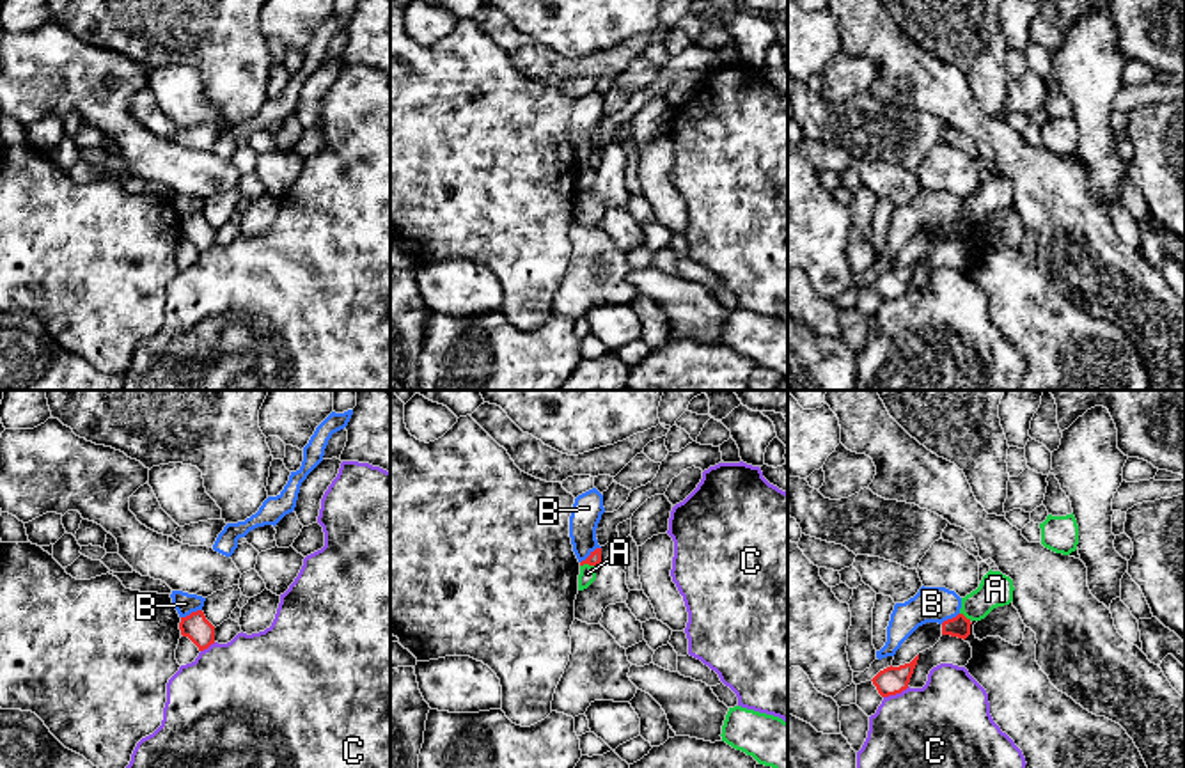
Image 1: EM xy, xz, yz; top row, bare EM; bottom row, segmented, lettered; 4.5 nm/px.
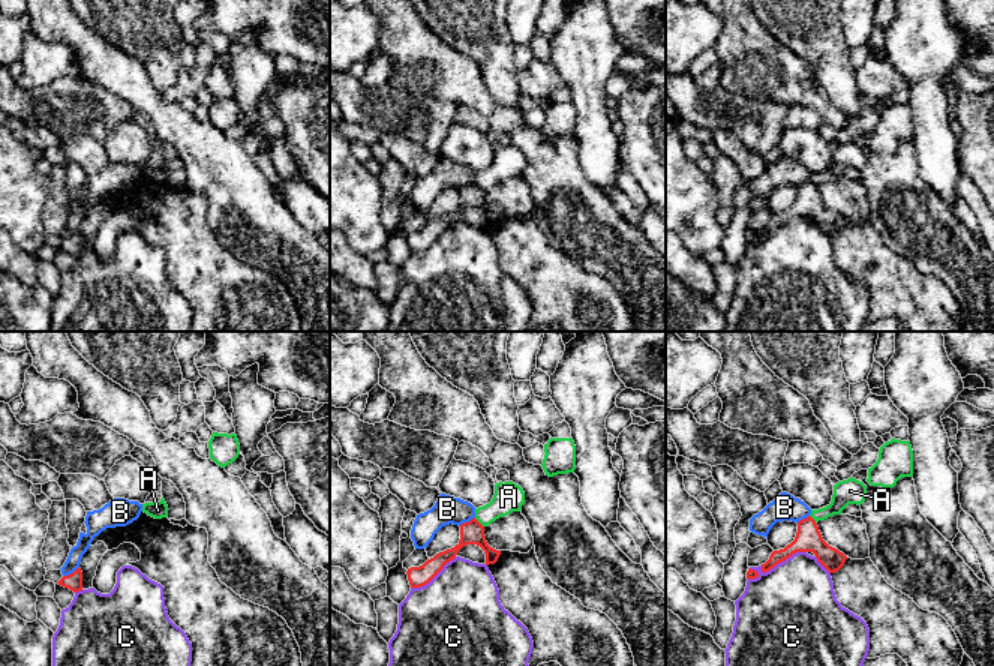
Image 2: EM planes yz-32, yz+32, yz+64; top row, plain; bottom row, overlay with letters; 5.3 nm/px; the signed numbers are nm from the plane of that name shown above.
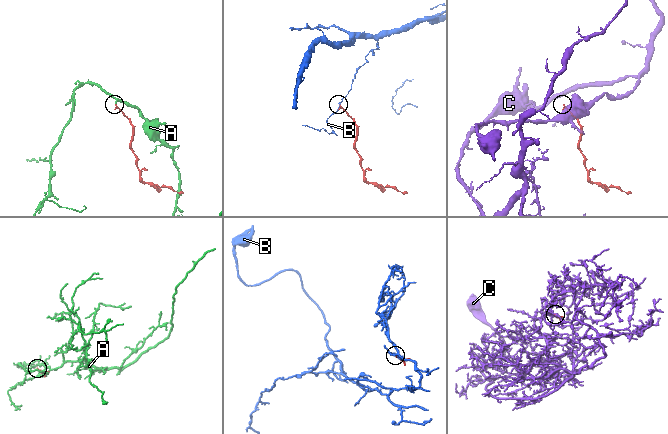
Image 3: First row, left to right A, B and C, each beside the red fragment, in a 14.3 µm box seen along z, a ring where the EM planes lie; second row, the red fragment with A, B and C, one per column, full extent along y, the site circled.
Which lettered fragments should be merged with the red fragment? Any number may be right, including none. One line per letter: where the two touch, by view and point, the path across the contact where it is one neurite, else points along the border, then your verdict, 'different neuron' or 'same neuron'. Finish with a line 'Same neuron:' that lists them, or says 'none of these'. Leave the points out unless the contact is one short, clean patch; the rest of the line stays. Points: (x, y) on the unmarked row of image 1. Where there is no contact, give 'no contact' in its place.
A: meets red in xz at (589, 167); border along xz (580, 167), (593, 167), (596, 171); different neuron
B: meets red in xz at (591, 156); different neuron
C: meets red in yz at (896, 295); different neuron
Same neuron: none of these

